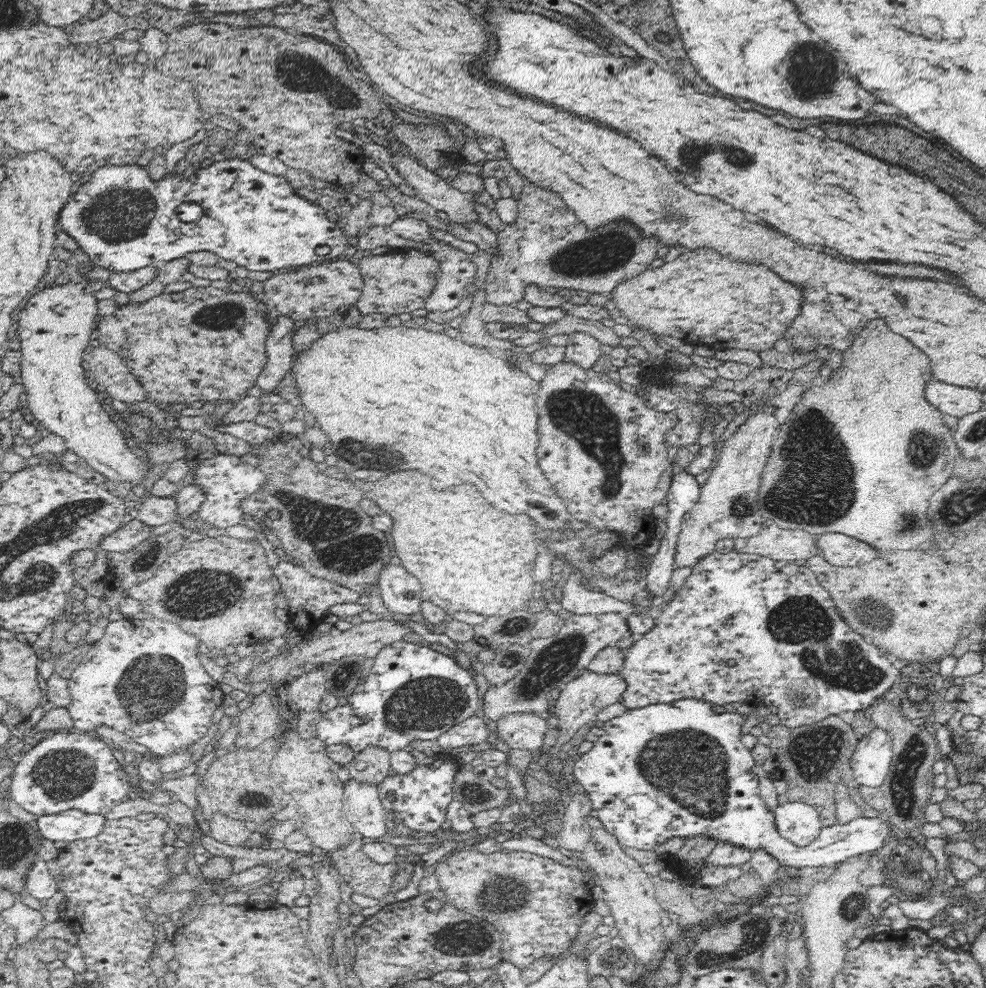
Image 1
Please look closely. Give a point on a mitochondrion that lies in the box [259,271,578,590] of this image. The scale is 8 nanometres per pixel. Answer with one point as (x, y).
(325, 527)

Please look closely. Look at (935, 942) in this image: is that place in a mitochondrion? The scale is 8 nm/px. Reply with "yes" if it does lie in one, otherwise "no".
no

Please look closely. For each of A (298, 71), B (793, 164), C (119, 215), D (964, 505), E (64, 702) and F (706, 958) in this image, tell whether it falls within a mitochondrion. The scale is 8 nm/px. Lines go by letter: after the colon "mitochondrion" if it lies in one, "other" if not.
A: mitochondrion
B: other
C: mitochondrion
D: mitochondrion
E: other
F: mitochondrion

